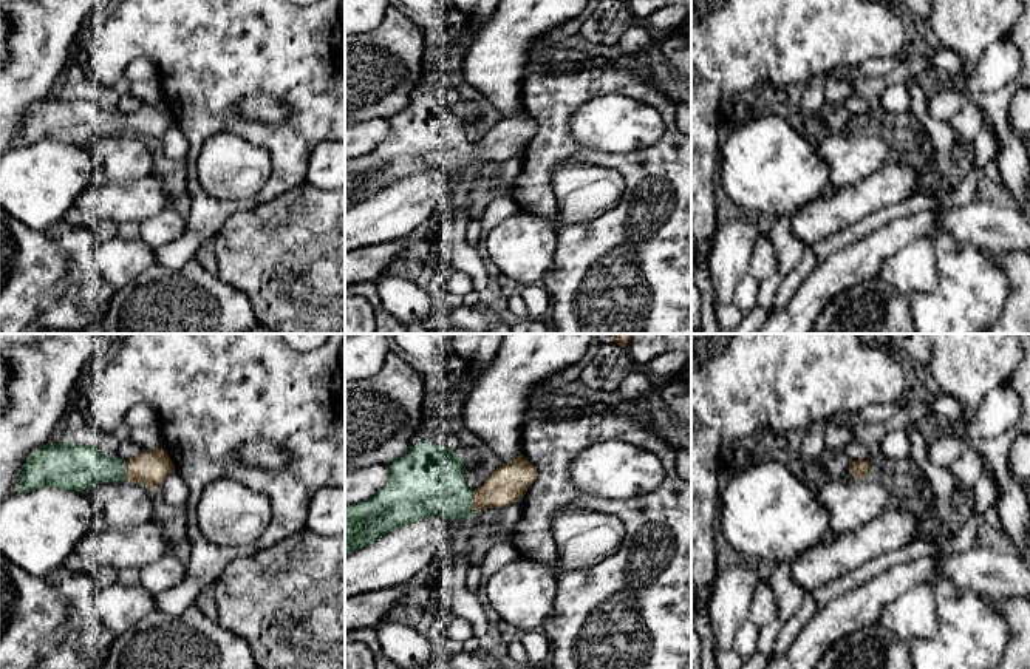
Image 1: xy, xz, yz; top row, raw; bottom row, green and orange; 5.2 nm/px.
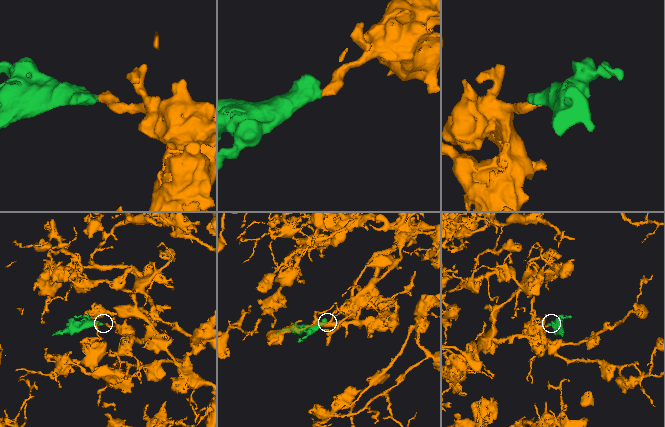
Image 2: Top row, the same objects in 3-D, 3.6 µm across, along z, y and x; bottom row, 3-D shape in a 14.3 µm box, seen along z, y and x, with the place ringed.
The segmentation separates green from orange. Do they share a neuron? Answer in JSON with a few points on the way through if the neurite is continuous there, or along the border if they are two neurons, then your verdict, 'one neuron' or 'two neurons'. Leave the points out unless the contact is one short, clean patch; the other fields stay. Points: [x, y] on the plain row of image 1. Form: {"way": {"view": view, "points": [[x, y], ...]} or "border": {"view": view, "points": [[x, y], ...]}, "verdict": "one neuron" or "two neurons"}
{"way": {"view": "xz", "points": [[429, 133], [452, 153], [470, 156], [498, 146], [511, 135]]}, "verdict": "one neuron"}

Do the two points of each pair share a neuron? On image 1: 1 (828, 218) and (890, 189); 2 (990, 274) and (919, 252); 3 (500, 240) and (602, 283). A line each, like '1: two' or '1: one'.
1: one
2: two
3: two

